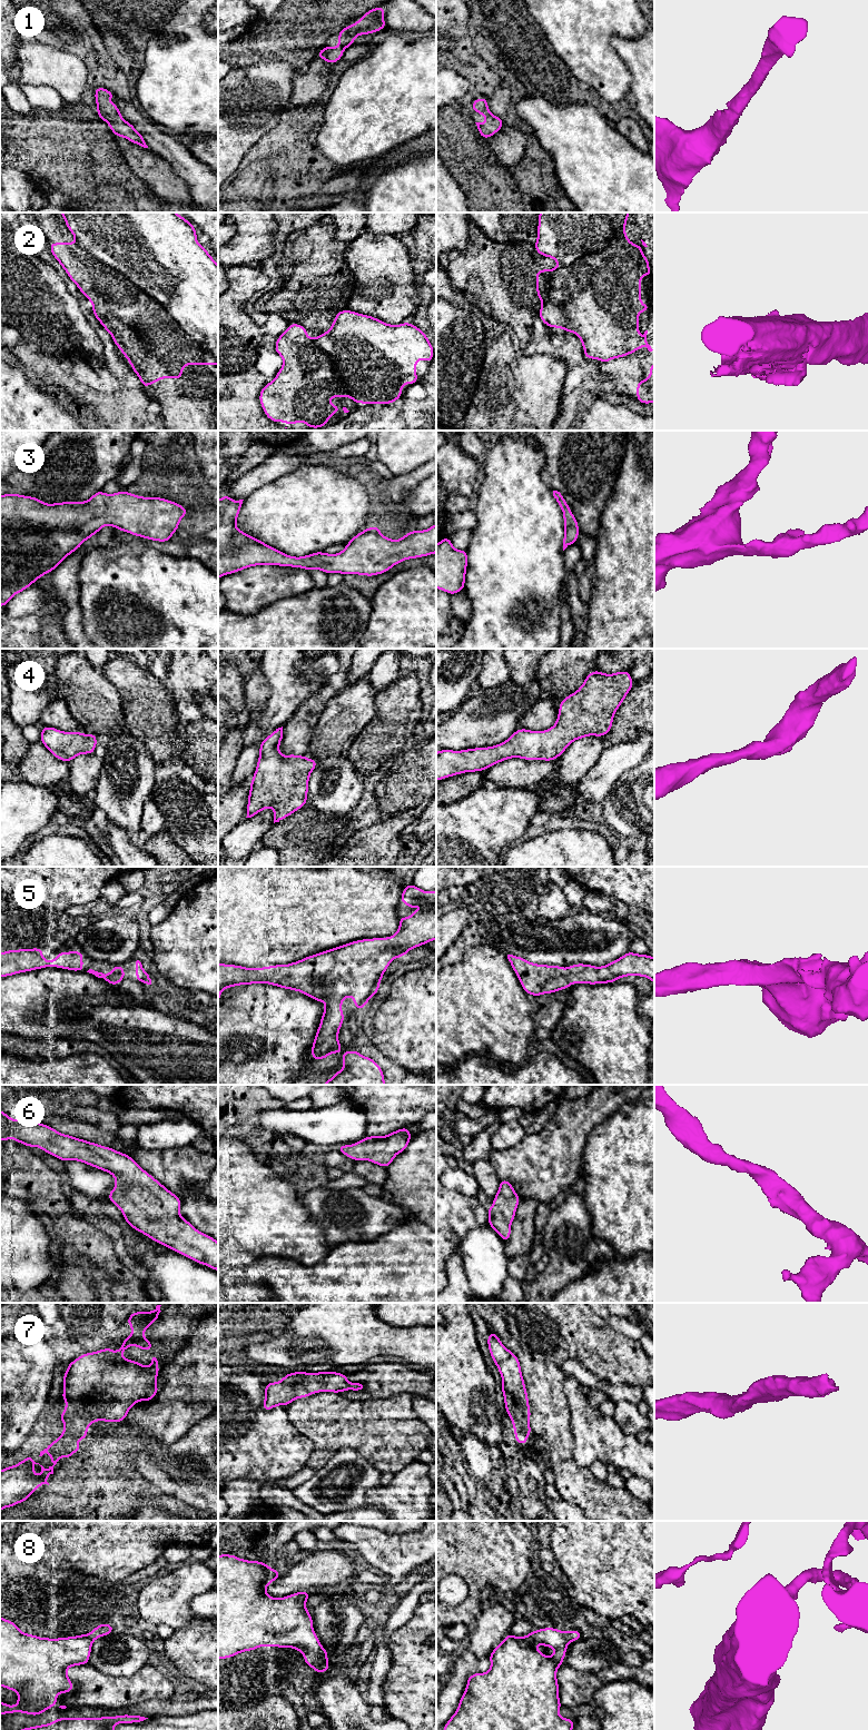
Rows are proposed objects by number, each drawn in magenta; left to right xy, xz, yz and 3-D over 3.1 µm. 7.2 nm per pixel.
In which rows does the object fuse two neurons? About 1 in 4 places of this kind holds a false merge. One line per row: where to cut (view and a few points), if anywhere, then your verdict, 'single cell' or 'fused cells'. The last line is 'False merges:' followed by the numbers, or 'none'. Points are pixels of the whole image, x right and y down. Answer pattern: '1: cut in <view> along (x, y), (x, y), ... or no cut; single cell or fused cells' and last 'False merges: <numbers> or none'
1: no cut; single cell
2: cut in xy along (76, 241), (105, 264), (112, 258), (217, 363); fused cells
3: no cut; single cell
4: no cut; single cell
5: no cut; single cell
6: no cut; single cell
7: no cut; single cell
8: no cut; single cell
False merges: 2

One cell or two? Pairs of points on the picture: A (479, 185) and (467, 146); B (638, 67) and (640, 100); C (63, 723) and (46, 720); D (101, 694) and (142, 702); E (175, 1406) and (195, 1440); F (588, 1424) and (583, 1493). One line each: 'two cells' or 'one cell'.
A: one cell
B: one cell
C: one cell
D: two cells
E: two cells
F: two cells

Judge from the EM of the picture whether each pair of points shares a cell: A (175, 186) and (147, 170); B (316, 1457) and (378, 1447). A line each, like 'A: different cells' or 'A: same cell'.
A: same cell
B: same cell

